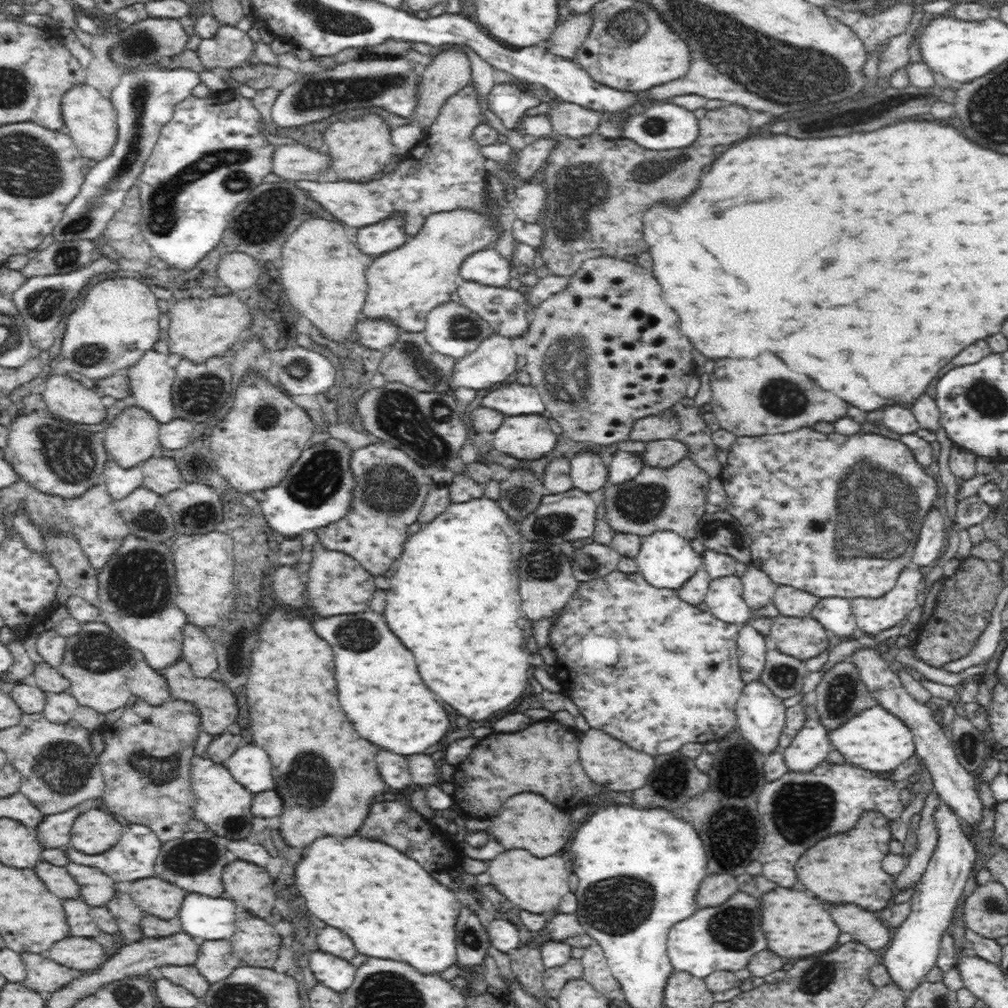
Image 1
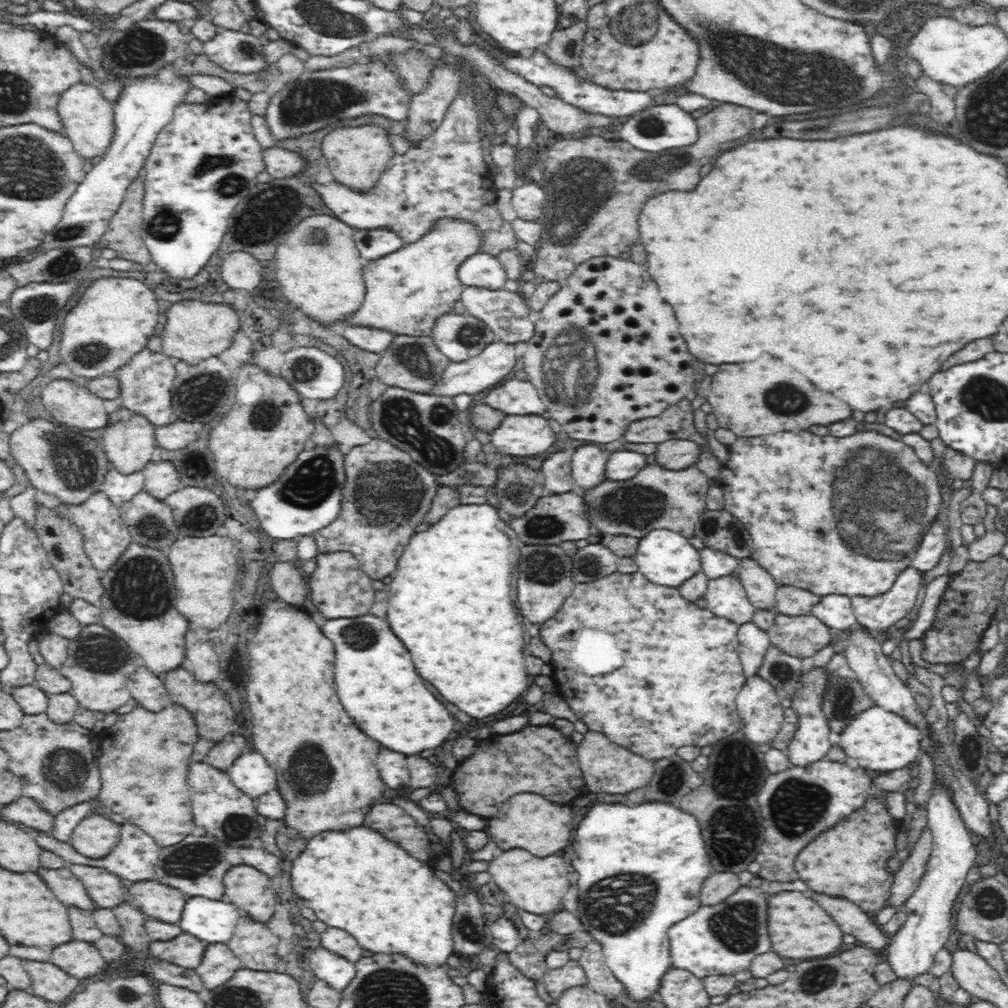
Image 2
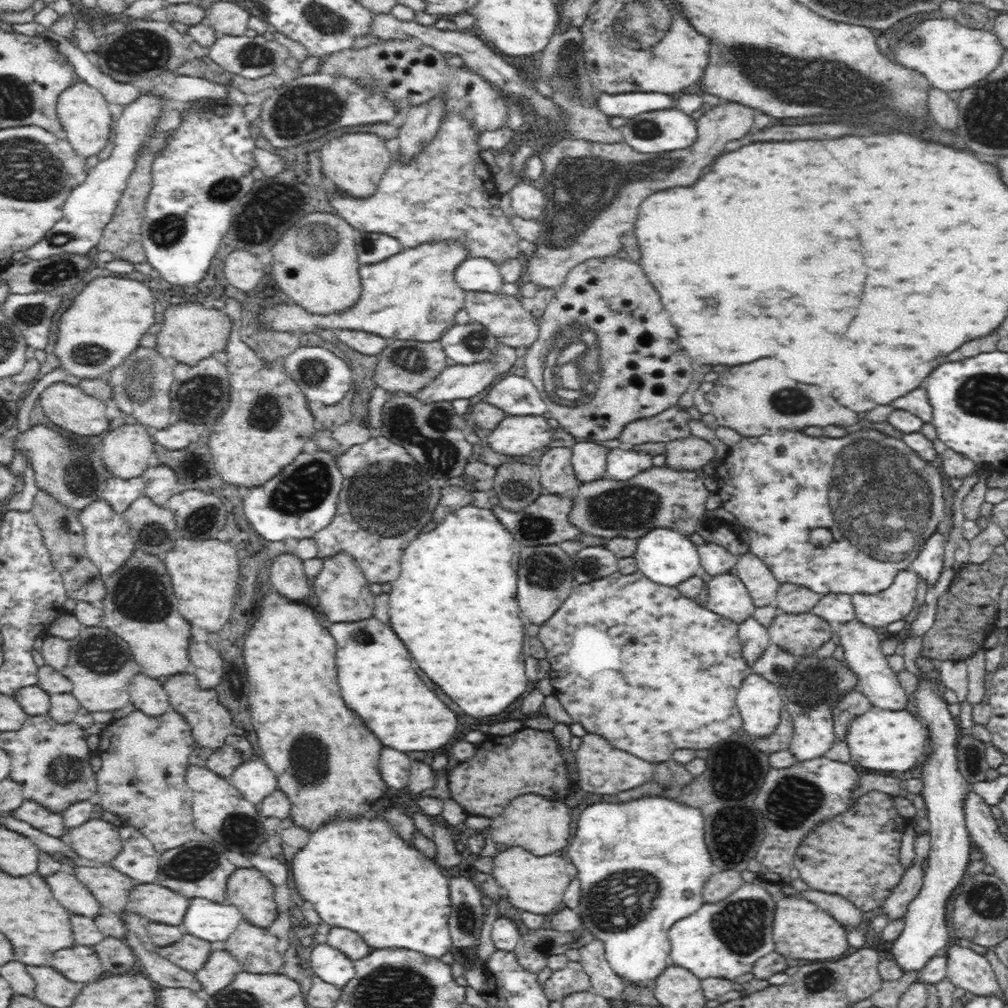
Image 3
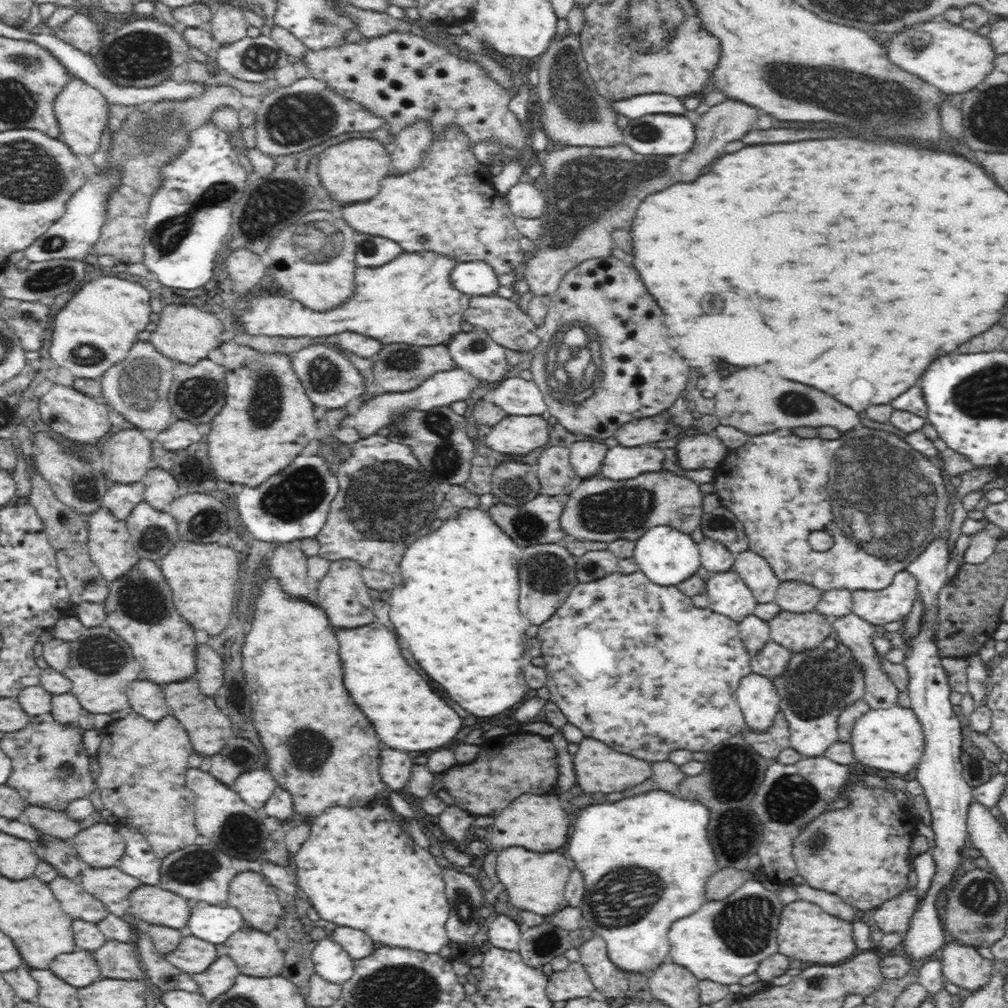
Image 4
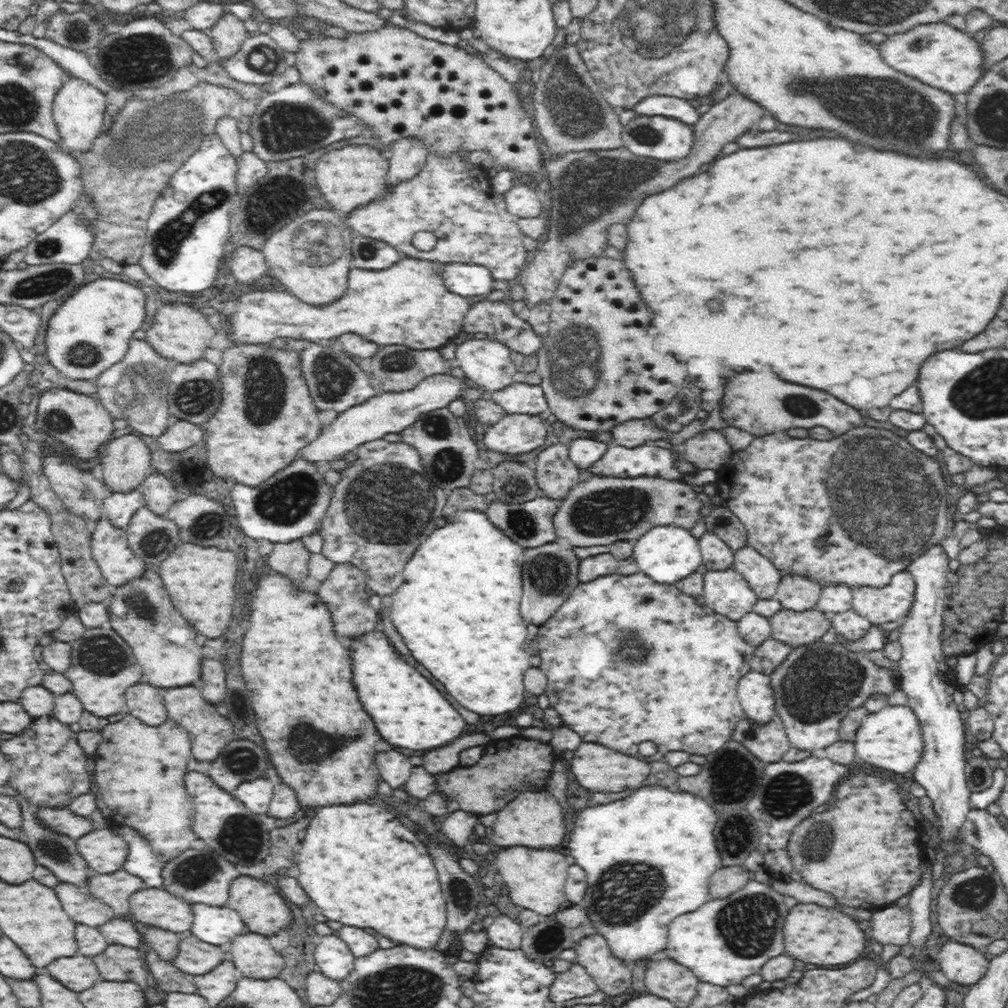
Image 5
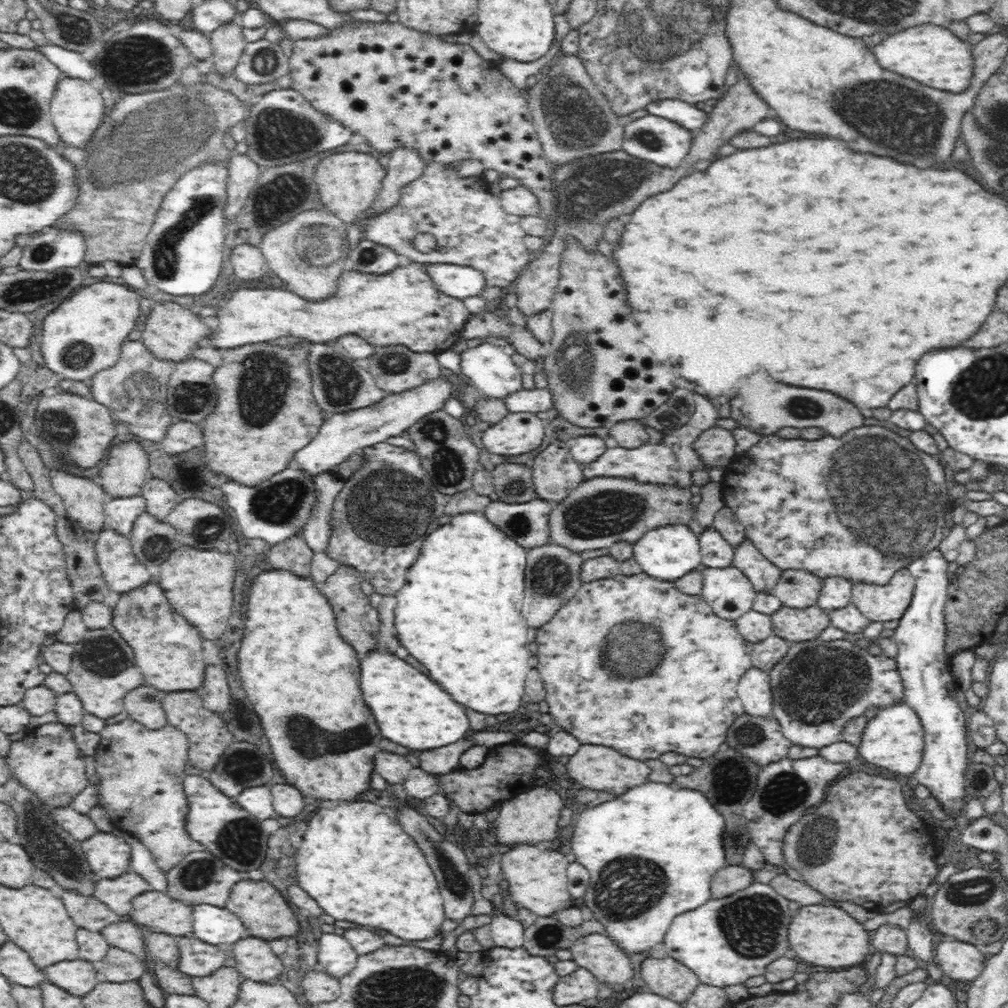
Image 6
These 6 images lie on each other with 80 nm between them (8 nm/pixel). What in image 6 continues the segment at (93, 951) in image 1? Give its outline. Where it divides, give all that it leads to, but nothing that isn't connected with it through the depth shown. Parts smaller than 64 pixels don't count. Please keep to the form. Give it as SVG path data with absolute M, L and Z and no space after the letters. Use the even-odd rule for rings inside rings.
M84 959L58 962L43 970L47 982L66 991L66 993L82 999L98 985L97 971L93 963Z

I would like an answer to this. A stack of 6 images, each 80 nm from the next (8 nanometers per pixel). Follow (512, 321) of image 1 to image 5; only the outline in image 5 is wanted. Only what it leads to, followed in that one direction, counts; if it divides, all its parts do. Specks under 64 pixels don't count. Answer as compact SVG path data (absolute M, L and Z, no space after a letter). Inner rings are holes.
M483 300L472 303L463 320L462 330L466 334L485 334L485 336L492 336L498 343L502 343L508 349L524 354L524 356L536 354L542 346L541 336L538 336L532 330L532 327L526 320L521 319L514 312L512 303L508 300Z

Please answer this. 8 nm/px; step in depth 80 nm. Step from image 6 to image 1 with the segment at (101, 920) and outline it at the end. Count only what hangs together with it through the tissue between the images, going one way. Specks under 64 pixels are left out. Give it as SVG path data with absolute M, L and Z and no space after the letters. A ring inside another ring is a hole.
M40 860L34 866L34 870L44 881L44 884L62 901L81 900L83 898L78 881L70 875L65 867L52 866Z

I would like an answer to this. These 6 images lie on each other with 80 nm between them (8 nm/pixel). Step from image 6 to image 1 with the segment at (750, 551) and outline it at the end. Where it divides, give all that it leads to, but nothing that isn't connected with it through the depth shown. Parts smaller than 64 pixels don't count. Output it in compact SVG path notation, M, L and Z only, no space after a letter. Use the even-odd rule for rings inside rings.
M750 563L746 565L746 571L739 577L743 584L743 597L750 608L757 610L773 602L777 584L768 573Z

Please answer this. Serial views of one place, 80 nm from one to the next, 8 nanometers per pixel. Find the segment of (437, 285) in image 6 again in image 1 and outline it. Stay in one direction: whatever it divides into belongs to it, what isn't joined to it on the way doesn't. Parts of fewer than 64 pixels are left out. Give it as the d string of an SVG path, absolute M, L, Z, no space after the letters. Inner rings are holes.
M494 248L474 252L464 260L459 270L460 281L476 282L495 288L508 286L510 282L510 261Z

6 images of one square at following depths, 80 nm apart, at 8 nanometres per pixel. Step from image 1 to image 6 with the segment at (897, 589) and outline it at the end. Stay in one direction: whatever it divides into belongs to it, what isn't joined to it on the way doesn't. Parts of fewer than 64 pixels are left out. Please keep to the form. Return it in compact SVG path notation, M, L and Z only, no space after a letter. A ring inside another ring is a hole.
M903 568L883 585L854 582L851 602L869 621L898 620L911 603L914 589L914 576Z

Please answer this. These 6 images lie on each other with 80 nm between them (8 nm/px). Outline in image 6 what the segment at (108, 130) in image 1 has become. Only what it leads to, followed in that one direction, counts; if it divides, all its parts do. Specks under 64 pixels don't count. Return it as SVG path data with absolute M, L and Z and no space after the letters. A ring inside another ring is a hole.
M63 75L56 84L56 90L54 90L49 107L51 121L58 133L59 140L66 142L68 147L89 147L86 144L100 126L104 118L105 107L102 94L90 84L89 78Z

